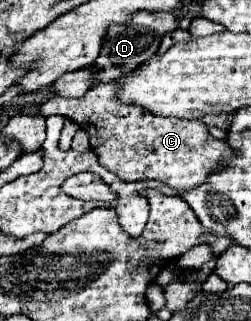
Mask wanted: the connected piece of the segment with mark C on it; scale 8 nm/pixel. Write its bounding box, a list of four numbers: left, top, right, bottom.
[40,81,234,191]

